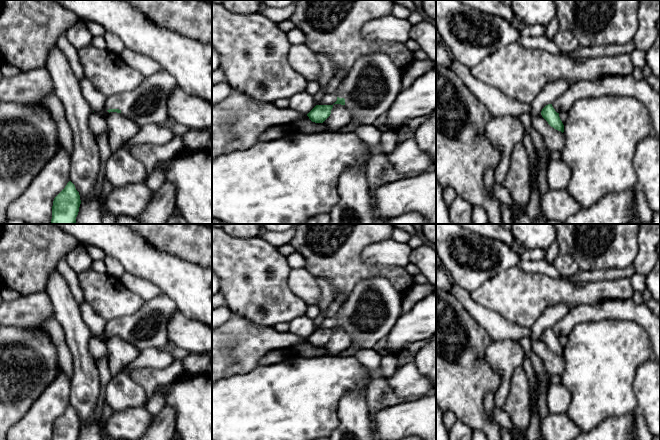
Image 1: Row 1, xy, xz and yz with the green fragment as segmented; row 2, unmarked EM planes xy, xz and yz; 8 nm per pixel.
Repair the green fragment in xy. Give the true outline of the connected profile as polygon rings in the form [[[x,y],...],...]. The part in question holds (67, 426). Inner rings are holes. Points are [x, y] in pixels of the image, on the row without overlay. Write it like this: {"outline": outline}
{"outline": [[[69,405],[65,412],[54,422],[52,440],[77,440],[81,428],[79,416]]]}

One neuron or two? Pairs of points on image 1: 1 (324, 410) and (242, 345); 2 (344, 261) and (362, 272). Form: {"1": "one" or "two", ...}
{"1": "two", "2": "one"}

